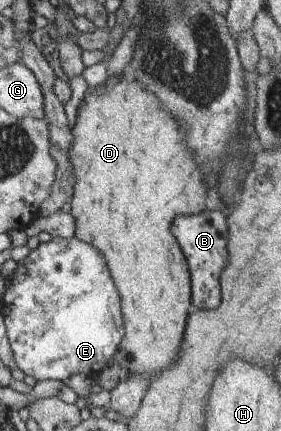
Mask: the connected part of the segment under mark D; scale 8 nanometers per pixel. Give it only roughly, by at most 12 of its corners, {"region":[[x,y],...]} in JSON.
{"region":[[133,76],[88,89],[75,236],[125,334],[102,390],[175,362],[192,303],[176,215],[209,185]]}

